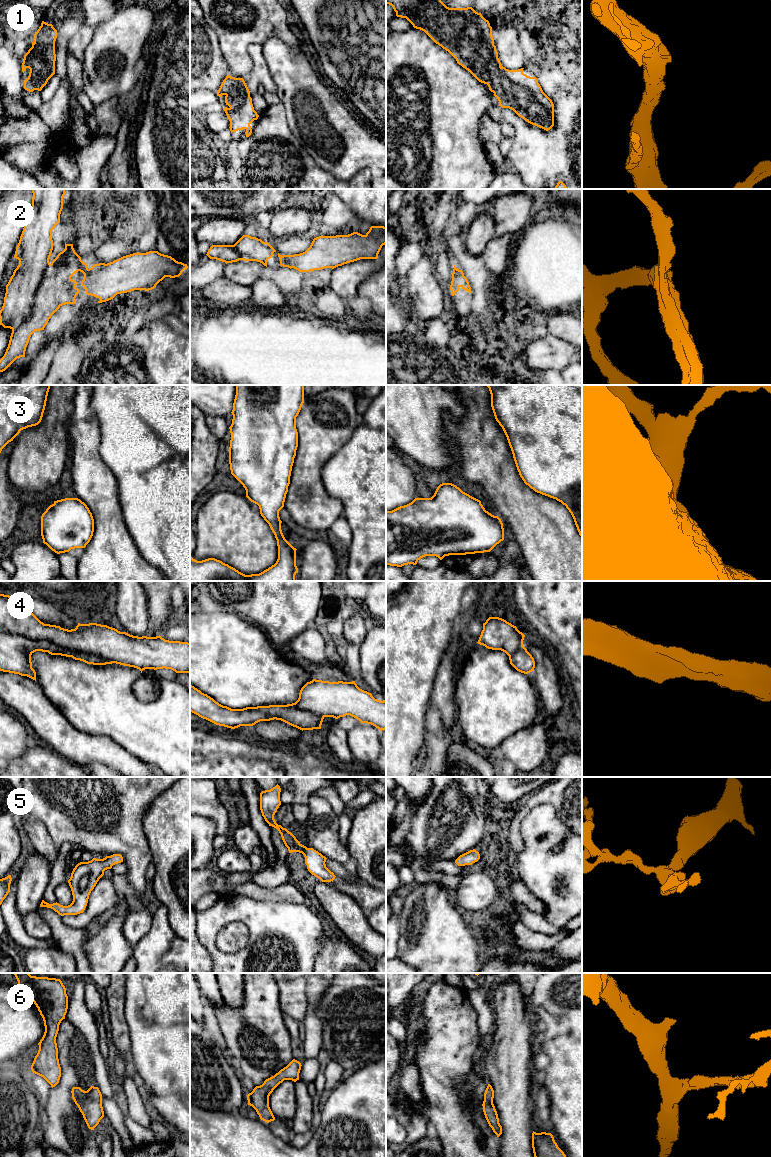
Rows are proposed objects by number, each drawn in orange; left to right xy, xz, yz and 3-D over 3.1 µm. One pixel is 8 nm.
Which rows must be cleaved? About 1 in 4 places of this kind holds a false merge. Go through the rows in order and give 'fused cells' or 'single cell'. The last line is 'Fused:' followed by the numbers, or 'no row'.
1: single cell
2: single cell
3: single cell
4: single cell
5: single cell
6: single cell
Fused: no row

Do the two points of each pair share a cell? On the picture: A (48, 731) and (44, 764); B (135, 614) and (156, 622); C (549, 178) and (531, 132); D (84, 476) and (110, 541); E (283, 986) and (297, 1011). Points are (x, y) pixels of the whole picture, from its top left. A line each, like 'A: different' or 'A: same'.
A: different
B: different
C: same
D: same
E: same

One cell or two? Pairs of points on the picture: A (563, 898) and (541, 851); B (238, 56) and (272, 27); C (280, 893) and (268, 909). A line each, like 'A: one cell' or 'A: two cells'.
A: one cell
B: one cell
C: two cells

